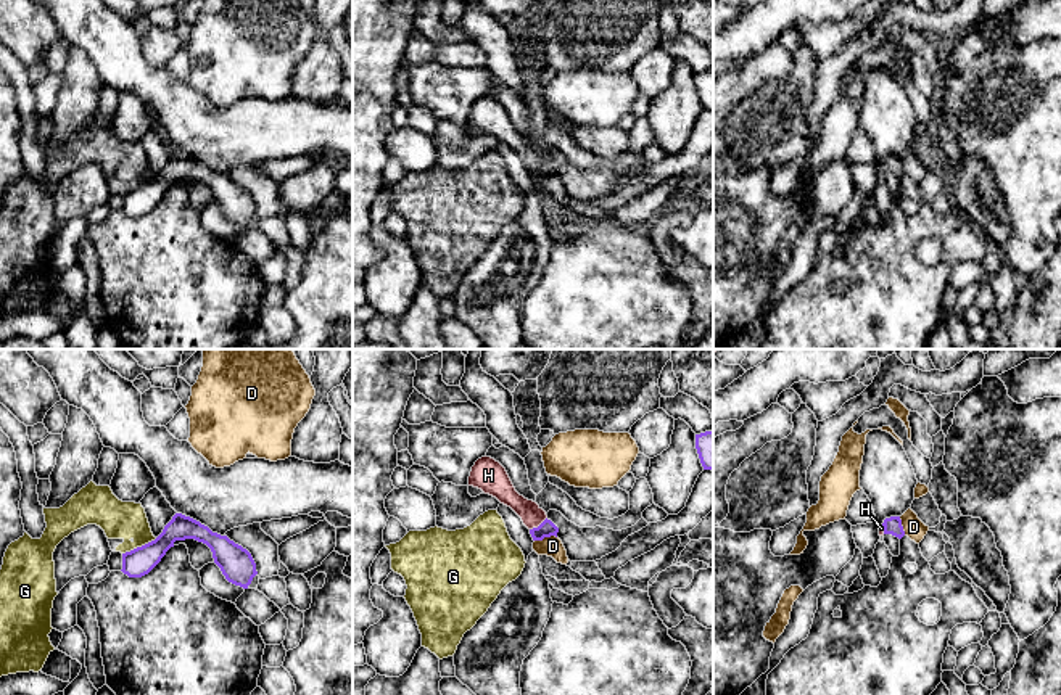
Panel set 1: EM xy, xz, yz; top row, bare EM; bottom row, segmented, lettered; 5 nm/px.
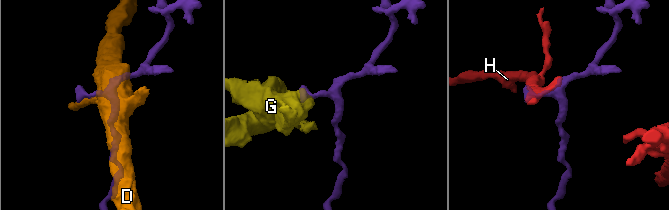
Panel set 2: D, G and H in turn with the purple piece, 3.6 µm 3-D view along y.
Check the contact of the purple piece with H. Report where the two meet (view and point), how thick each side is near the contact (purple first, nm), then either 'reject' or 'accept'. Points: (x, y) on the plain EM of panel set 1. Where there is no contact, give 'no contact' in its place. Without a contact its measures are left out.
xz (540, 164) | 80/110 nm | reject

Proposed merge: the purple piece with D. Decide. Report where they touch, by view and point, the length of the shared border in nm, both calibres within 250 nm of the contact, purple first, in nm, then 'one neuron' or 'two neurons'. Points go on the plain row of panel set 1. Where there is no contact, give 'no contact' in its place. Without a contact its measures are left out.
meets purple in xz at (544, 176); contact 110 nm long; 80 nm thick on the purple side, 100 nm on the other; two neurons

